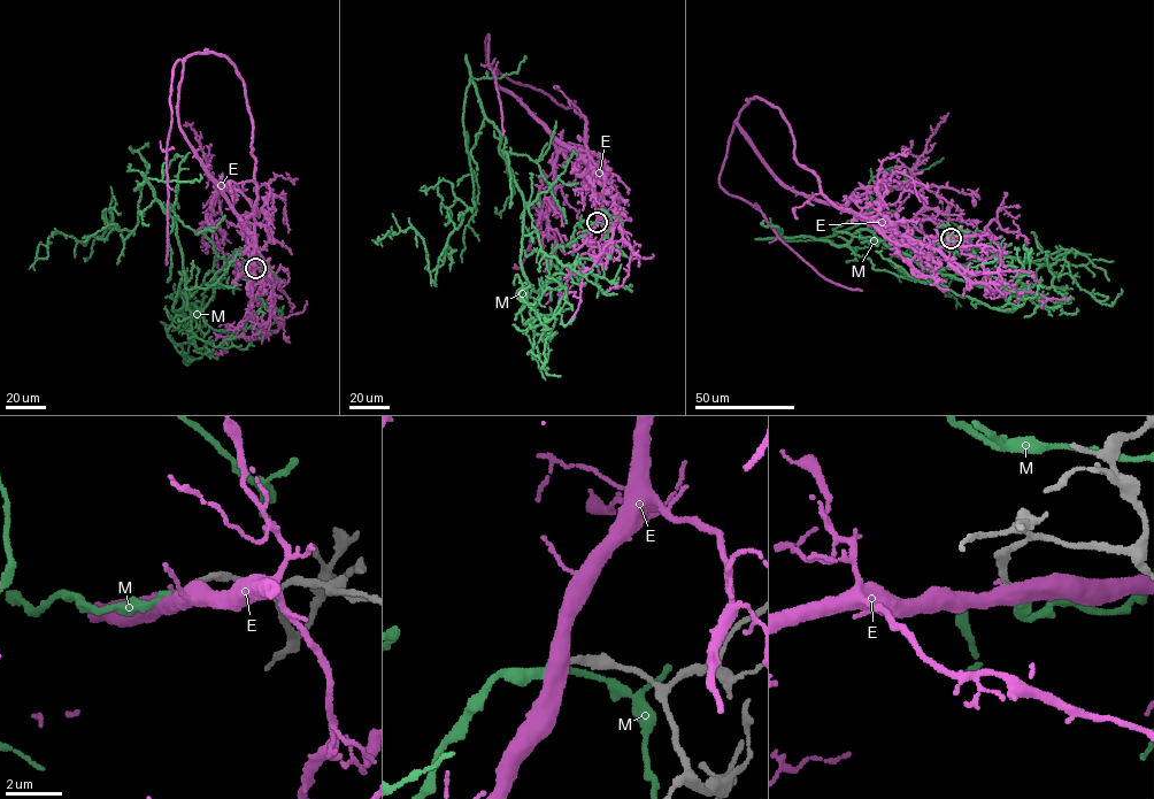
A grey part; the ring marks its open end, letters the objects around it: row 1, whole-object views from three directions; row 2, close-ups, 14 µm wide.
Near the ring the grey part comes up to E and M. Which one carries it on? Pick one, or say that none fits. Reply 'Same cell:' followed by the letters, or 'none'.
Same cell: M

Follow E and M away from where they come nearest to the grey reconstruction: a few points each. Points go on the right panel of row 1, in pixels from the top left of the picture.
E: (949, 238), (916, 243), (795, 191), (735, 121), (720, 185), (753, 205), (824, 278), (862, 291)
M: (949, 238), (1021, 276), (779, 238), (892, 210), (928, 259), (978, 250), (954, 279)

